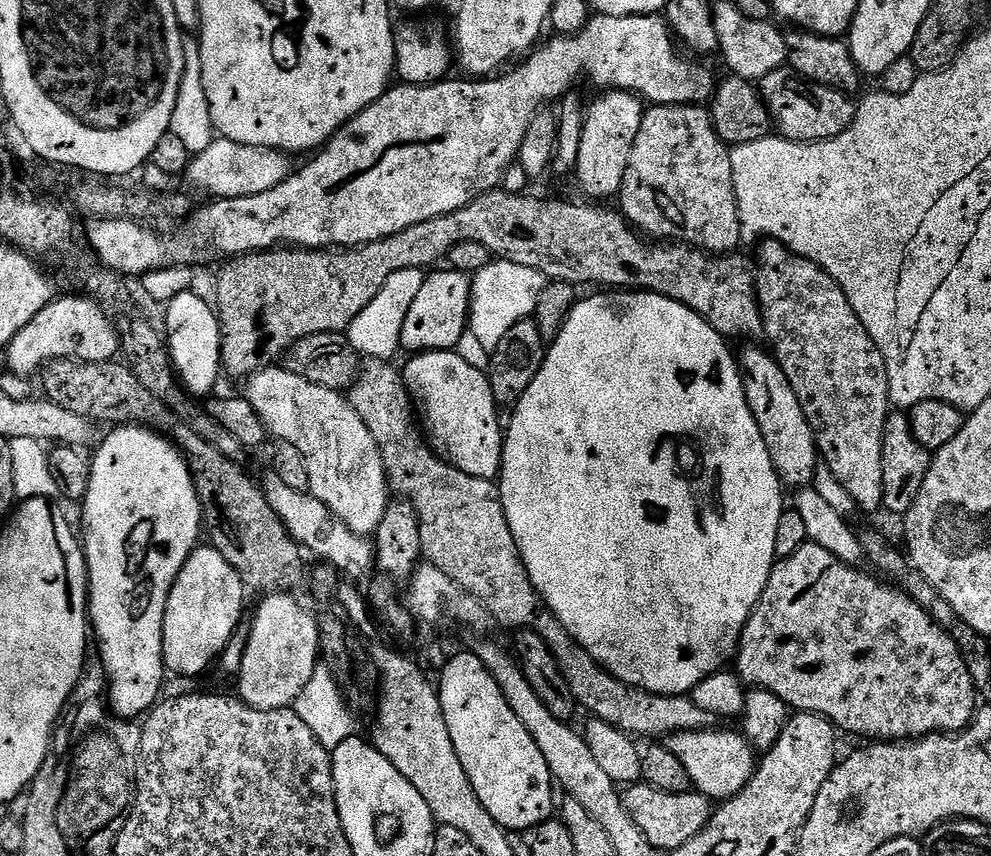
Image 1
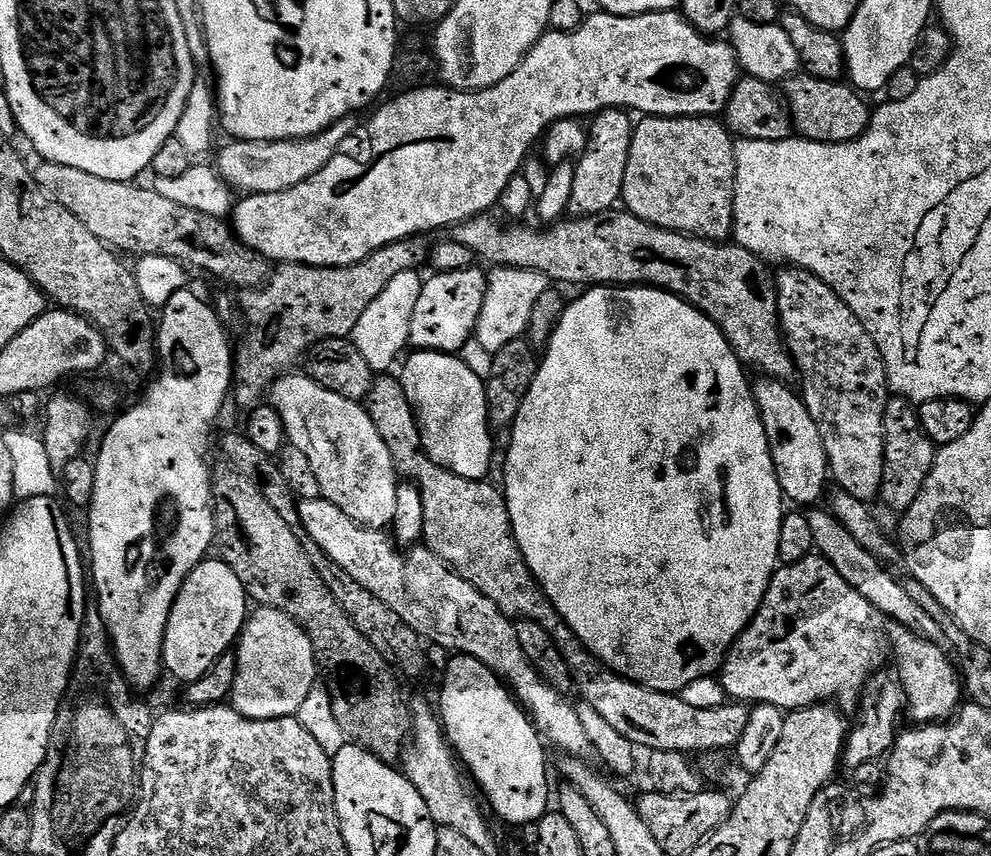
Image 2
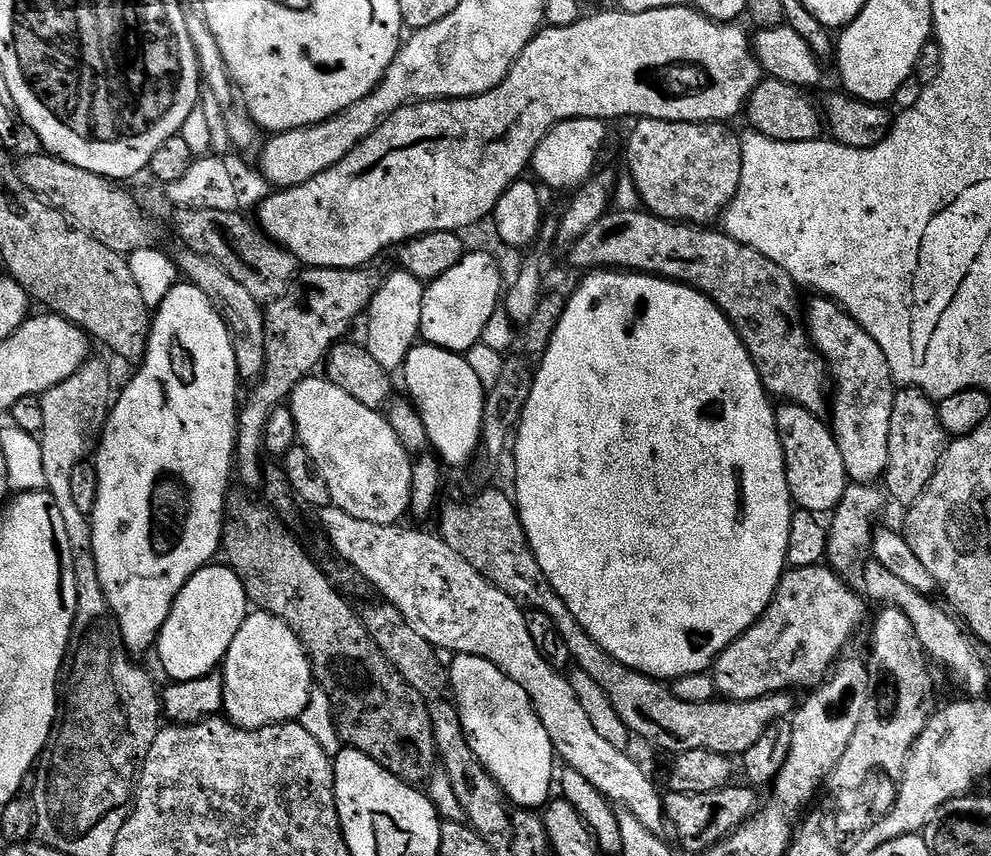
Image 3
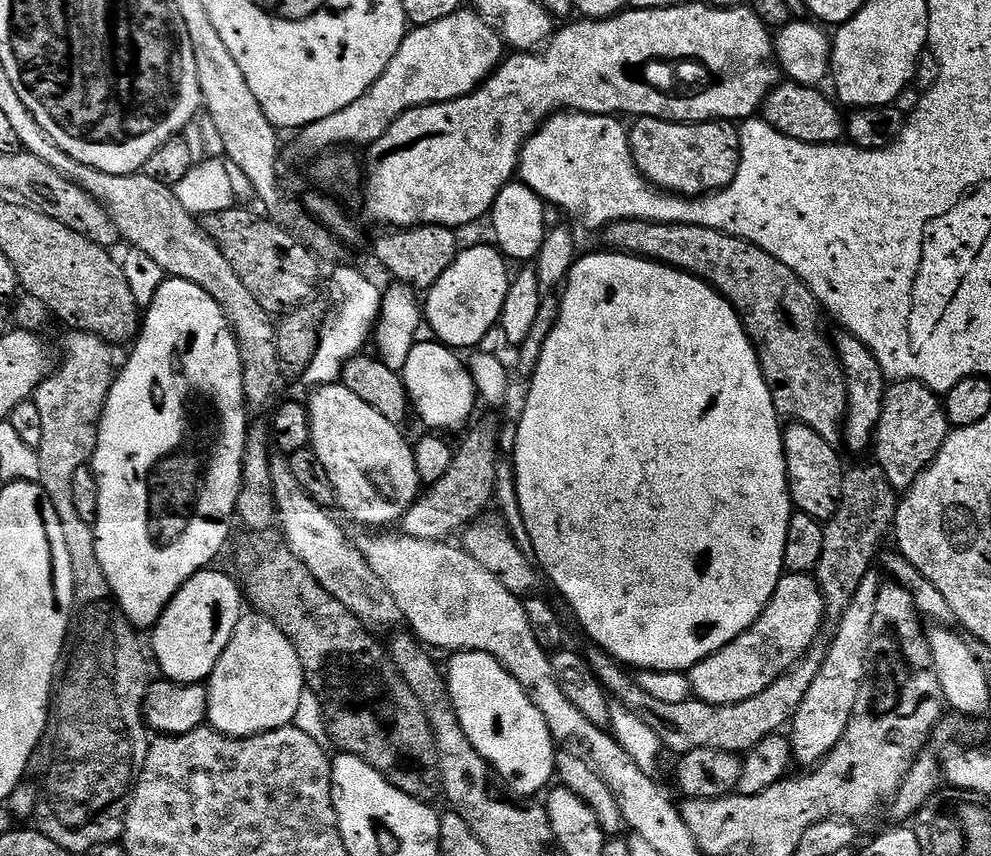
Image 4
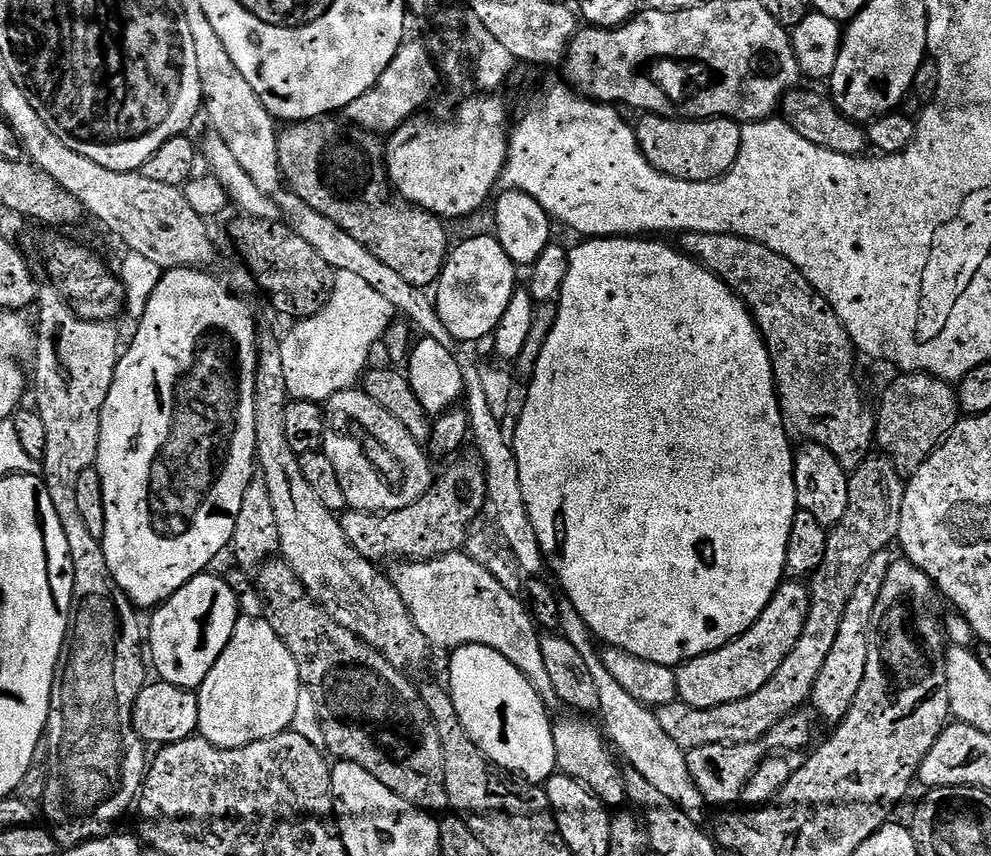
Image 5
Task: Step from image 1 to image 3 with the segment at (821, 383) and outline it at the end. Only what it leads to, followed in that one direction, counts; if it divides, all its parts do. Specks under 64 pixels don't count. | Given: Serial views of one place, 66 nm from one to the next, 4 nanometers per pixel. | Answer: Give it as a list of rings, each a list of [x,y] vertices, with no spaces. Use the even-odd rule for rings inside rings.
[[[812,299],[816,300],[806,304],[808,339],[826,365],[831,387],[836,387],[836,393],[830,396],[832,438],[842,456],[842,466],[849,481],[875,483],[883,477],[888,457],[888,426],[894,395],[894,381],[886,354],[882,354],[878,342],[874,342],[874,338],[870,338],[870,334],[866,334],[856,319],[835,300]]]

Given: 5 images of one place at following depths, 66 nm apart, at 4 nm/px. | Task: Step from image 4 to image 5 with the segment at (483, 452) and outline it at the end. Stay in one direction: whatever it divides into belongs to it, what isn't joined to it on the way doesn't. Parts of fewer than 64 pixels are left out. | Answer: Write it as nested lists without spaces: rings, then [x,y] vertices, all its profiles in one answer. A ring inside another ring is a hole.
[[[461,455],[444,473],[433,479],[429,488],[418,502],[393,512],[358,512],[348,510],[340,516],[340,525],[348,543],[368,560],[392,560],[411,562],[433,560],[451,552],[459,552],[467,545],[472,523],[485,511],[488,503],[486,474],[479,455]]]

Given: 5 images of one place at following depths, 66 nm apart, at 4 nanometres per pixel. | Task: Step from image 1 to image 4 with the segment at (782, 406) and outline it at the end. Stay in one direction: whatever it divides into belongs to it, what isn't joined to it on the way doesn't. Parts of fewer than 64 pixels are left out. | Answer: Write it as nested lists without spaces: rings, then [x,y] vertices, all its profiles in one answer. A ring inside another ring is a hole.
[[[789,423],[783,429],[784,457],[788,471],[788,493],[792,496],[795,511],[810,514],[815,520],[827,522],[836,513],[842,494],[842,482],[846,471],[840,465],[837,445],[826,442],[822,434],[810,430],[810,426]]]

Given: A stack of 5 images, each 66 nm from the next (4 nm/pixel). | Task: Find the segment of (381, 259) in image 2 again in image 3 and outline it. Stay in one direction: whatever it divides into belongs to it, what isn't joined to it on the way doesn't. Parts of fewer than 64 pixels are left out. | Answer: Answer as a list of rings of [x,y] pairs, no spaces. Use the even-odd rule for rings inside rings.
[[[308,268],[307,270],[301,271],[298,276],[298,284],[304,287],[304,308],[283,308],[283,303],[273,302],[267,305],[266,311],[264,313],[264,342],[266,346],[266,362],[264,363],[264,372],[260,375],[260,379],[255,381],[251,385],[252,393],[248,396],[248,405],[241,407],[238,412],[238,423],[236,426],[236,458],[234,461],[234,472],[240,480],[248,488],[254,488],[254,490],[259,489],[262,484],[265,483],[266,477],[264,477],[264,472],[260,469],[260,452],[265,451],[264,447],[264,427],[268,425],[268,419],[270,418],[270,410],[274,410],[277,406],[283,405],[285,401],[289,399],[293,389],[298,386],[298,382],[302,382],[307,377],[313,375],[317,371],[316,367],[321,367],[322,361],[328,355],[328,349],[332,347],[333,344],[341,341],[345,336],[343,336],[352,326],[352,323],[356,319],[363,317],[367,313],[369,304],[372,303],[372,295],[376,292],[378,287],[378,280],[368,273],[368,270],[361,270],[358,268]]]

